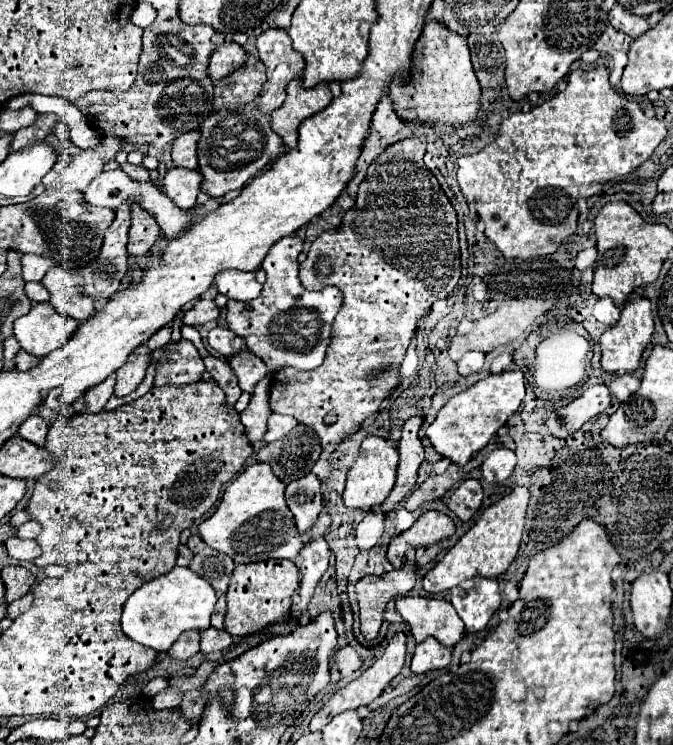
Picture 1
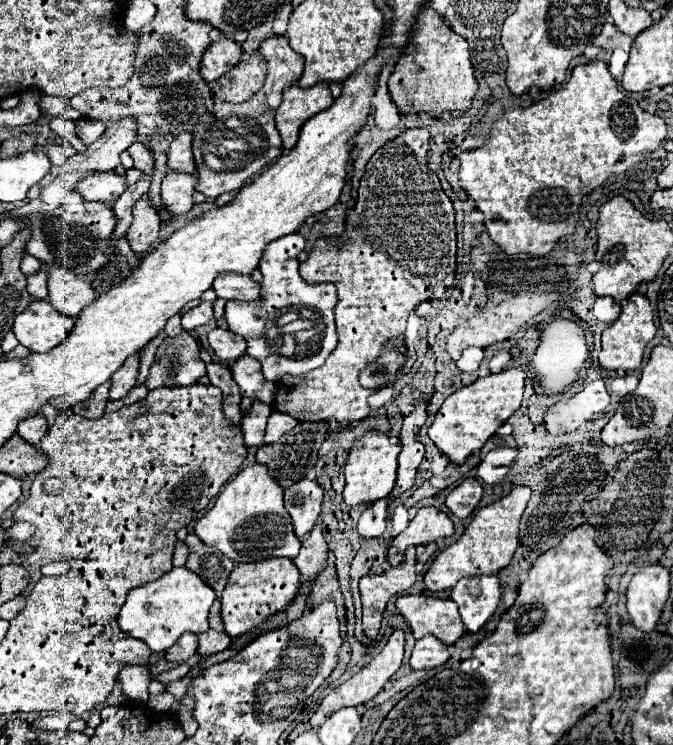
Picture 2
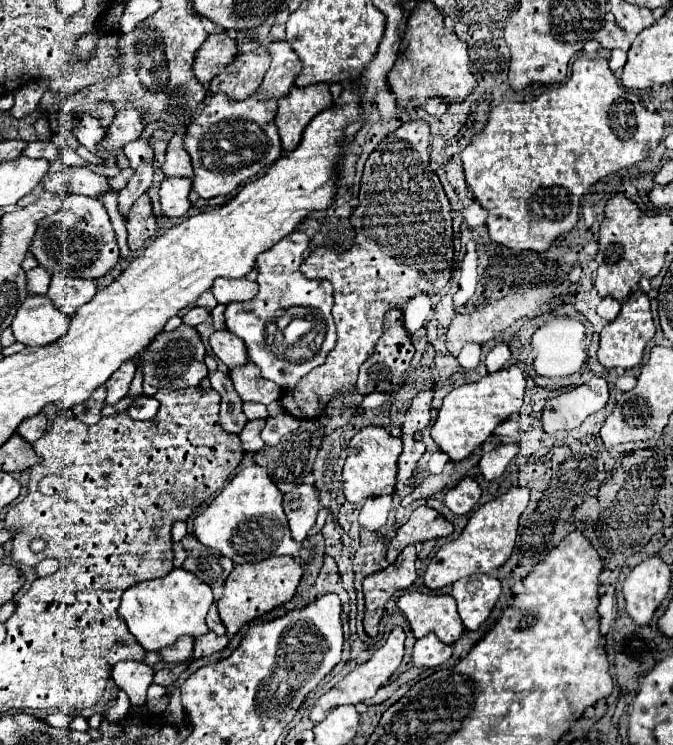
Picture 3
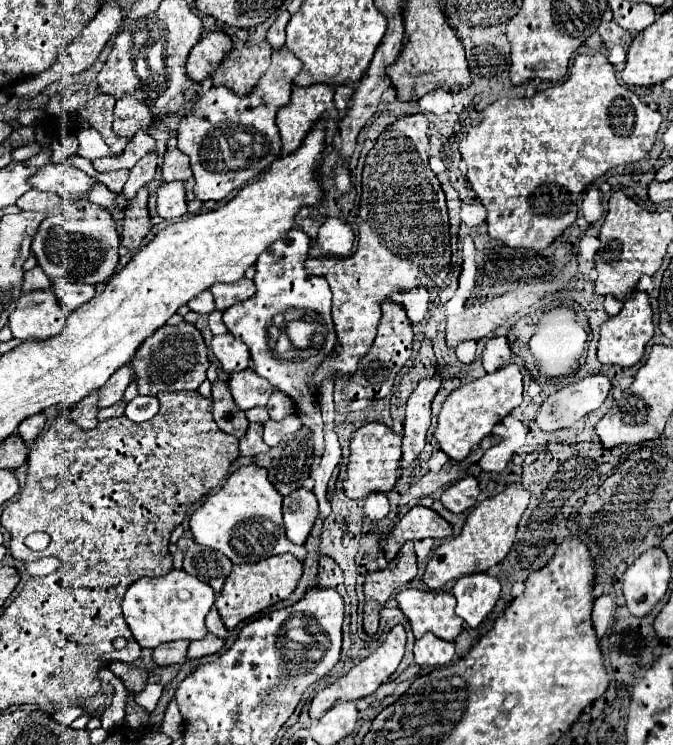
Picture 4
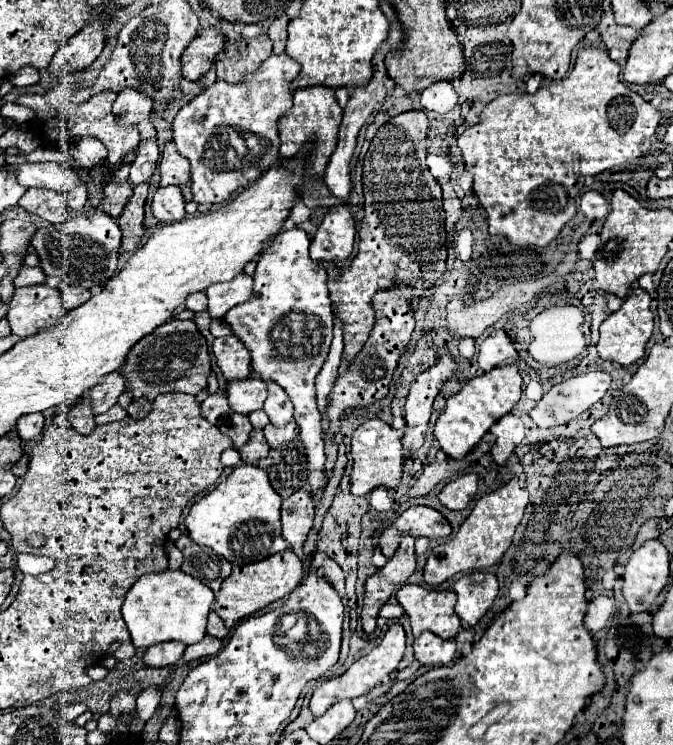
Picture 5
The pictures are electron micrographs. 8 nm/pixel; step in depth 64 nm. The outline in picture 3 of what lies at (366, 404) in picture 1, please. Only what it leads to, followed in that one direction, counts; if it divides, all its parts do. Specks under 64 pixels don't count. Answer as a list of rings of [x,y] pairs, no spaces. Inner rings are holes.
[[[410,120],[410,122],[404,122],[400,128],[396,128],[394,132],[390,132],[378,146],[376,150],[368,156],[366,160],[366,166],[364,166],[364,174],[362,174],[362,182],[360,182],[360,204],[358,208],[354,210],[352,214],[352,226],[356,228],[358,232],[358,238],[354,240],[354,246],[348,248],[348,252],[330,252],[330,248],[316,248],[300,266],[300,270],[304,272],[304,276],[310,276],[310,278],[324,278],[328,280],[332,286],[334,286],[334,308],[332,308],[332,316],[334,316],[334,322],[336,322],[336,330],[338,330],[338,340],[336,340],[336,346],[334,350],[328,354],[328,360],[320,366],[320,368],[314,368],[308,376],[304,376],[304,380],[300,380],[300,384],[292,390],[292,392],[282,392],[282,404],[286,408],[286,412],[290,412],[292,416],[296,418],[316,418],[316,416],[324,416],[324,410],[326,410],[326,404],[328,400],[340,392],[342,398],[344,398],[344,408],[356,408],[364,396],[356,394],[356,376],[358,376],[358,368],[360,364],[374,352],[374,346],[376,346],[376,340],[380,338],[380,332],[382,332],[382,322],[384,322],[384,314],[388,308],[398,308],[398,310],[404,310],[404,304],[408,298],[412,298],[414,294],[418,292],[426,292],[426,294],[438,294],[446,282],[450,280],[450,272],[452,272],[452,256],[454,256],[454,244],[452,244],[452,210],[450,210],[450,202],[444,194],[444,188],[438,180],[436,174],[432,174],[430,170],[430,162],[428,162],[428,146],[430,146],[430,130],[428,130],[428,122],[424,120]]]

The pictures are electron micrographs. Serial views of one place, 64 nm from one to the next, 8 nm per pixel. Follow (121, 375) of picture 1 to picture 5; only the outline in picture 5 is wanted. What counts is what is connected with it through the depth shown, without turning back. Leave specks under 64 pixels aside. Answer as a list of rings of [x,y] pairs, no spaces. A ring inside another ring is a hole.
[[[112,372],[108,376],[104,376],[104,380],[100,384],[96,384],[90,390],[90,408],[92,414],[104,414],[108,408],[112,408],[118,400],[118,396],[124,392],[124,378],[120,376],[120,372]]]

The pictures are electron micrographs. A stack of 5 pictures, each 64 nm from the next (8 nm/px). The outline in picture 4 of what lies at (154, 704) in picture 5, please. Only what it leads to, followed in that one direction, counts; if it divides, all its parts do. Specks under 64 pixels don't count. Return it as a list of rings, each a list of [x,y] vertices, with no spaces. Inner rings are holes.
[[[148,684],[134,700],[136,700],[136,704],[142,706],[146,712],[152,712],[152,710],[156,708],[160,696],[162,696],[162,686],[158,686],[158,684]]]

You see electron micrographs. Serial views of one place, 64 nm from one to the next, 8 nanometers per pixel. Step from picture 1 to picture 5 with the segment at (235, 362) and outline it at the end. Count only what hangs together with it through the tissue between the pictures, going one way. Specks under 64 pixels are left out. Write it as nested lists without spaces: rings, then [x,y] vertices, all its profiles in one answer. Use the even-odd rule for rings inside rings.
[[[248,378],[248,380],[232,380],[228,382],[228,404],[238,414],[252,414],[262,408],[266,400],[266,384],[260,378]]]

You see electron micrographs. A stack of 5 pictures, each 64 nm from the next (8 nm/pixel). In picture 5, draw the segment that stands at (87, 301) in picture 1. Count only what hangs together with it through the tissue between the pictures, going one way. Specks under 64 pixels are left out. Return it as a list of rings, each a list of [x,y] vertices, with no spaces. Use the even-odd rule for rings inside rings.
[[[60,284],[60,295],[64,298],[64,308],[66,310],[76,308],[90,298],[90,292],[86,288],[72,288],[68,284]]]

